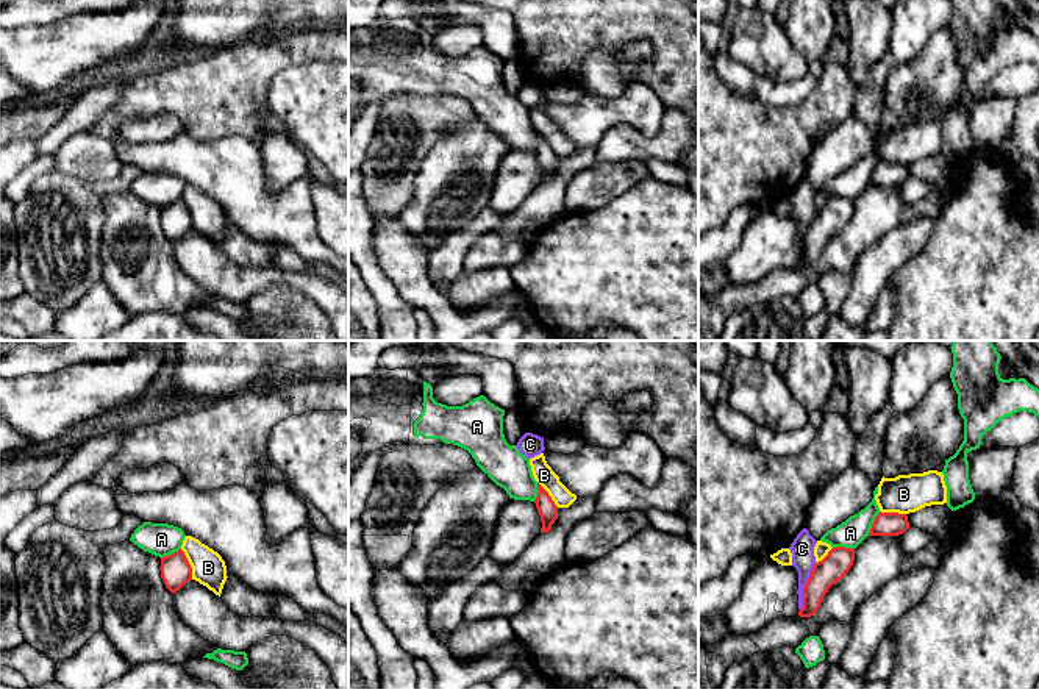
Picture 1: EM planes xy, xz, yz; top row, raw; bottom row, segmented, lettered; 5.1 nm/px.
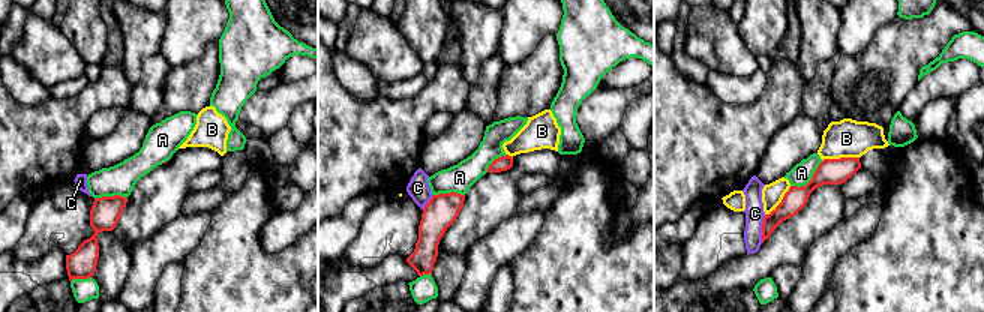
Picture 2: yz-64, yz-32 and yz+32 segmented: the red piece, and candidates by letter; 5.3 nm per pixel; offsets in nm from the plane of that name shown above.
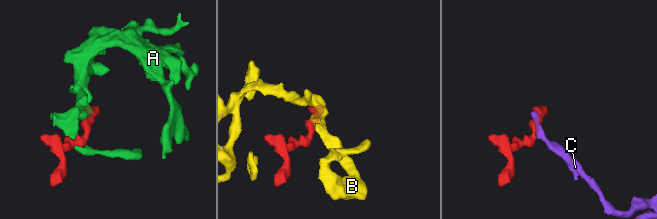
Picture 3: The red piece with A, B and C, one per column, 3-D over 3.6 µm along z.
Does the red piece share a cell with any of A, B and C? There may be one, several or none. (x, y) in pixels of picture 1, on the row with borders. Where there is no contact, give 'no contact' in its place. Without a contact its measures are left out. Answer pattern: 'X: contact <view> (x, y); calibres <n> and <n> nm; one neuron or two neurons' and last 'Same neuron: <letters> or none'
A: contact yz (872, 524); calibres 130 and 140 nm; one neuron
B: contact xy (189, 564); calibres 160 and 170 nm; two neurons
C: contact yz (805, 586); calibres 140 and 120 nm; two neurons
Same neuron: A

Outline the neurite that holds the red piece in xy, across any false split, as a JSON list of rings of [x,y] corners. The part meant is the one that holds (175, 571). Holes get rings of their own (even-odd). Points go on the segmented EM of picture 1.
[[[152,522],[139,525],[130,537],[144,552],[161,558],[161,578],[172,594],[192,580],[192,567],[181,550],[184,537],[178,527]]]

